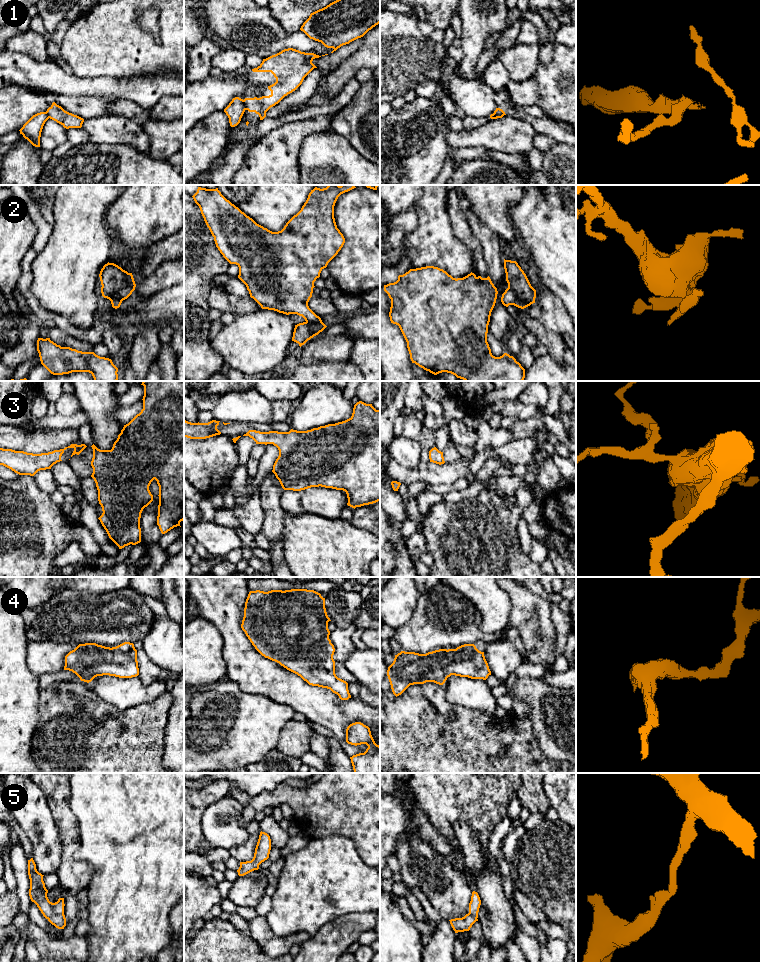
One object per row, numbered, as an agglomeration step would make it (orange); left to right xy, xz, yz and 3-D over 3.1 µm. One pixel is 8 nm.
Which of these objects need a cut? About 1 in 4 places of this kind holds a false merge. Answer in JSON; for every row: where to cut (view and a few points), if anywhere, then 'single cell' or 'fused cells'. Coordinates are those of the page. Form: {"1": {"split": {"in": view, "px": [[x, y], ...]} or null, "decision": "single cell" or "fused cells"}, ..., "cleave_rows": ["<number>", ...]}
{"1": {"split": {"in": "xz", "px": [[242, 100], [245, 109]]}, "decision": "fused cells"}, "2": {"split": {"in": "yz", "px": [[508, 286], [516, 295], [522, 308]]}, "decision": "fused cells"}, "3": {"split": null, "decision": "single cell"}, "4": {"split": null, "decision": "single cell"}, "5": {"split": null, "decision": "single cell"}, "cleave_rows": ["1", "2"]}

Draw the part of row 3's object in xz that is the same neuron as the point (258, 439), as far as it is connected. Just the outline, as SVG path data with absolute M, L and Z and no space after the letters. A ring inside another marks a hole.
M359 401L354 405L349 419L307 431L249 430L243 436L249 436L256 444L273 444L278 448L279 456L273 465L272 472L284 490L301 491L319 486L343 490L347 494L347 505L354 509L380 501L380 410L376 410L372 404Z

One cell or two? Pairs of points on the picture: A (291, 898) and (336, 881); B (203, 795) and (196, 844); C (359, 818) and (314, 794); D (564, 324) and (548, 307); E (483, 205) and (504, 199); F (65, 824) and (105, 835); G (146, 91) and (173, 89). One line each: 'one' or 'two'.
A: one
B: one
C: one
D: one
E: one
F: two
G: one

